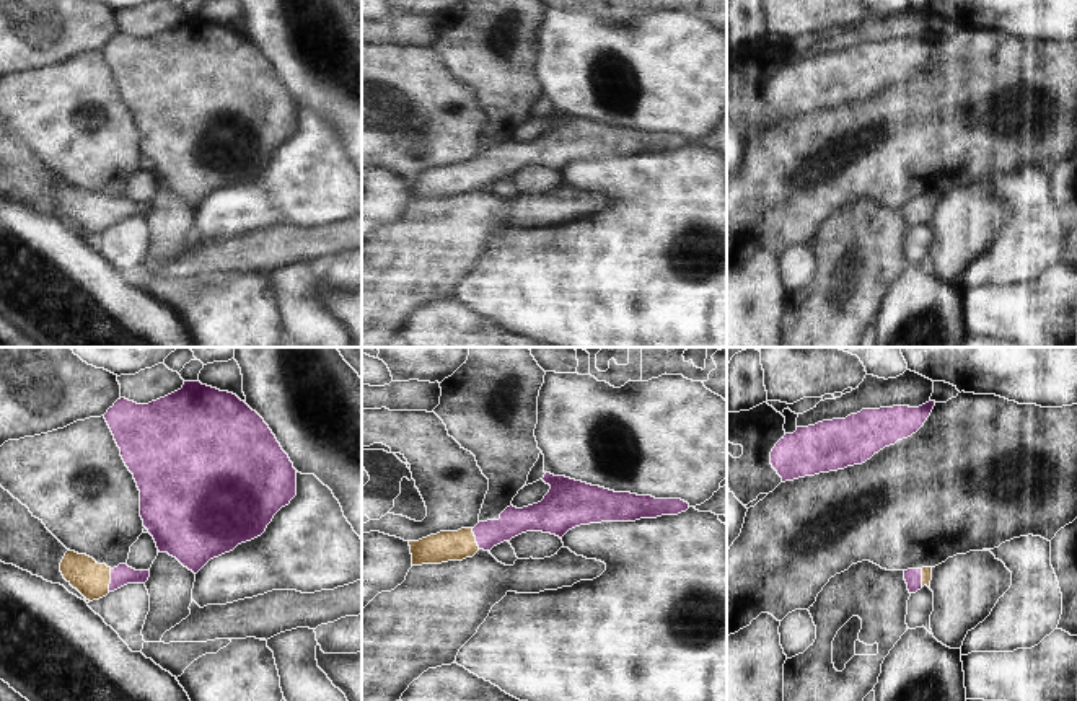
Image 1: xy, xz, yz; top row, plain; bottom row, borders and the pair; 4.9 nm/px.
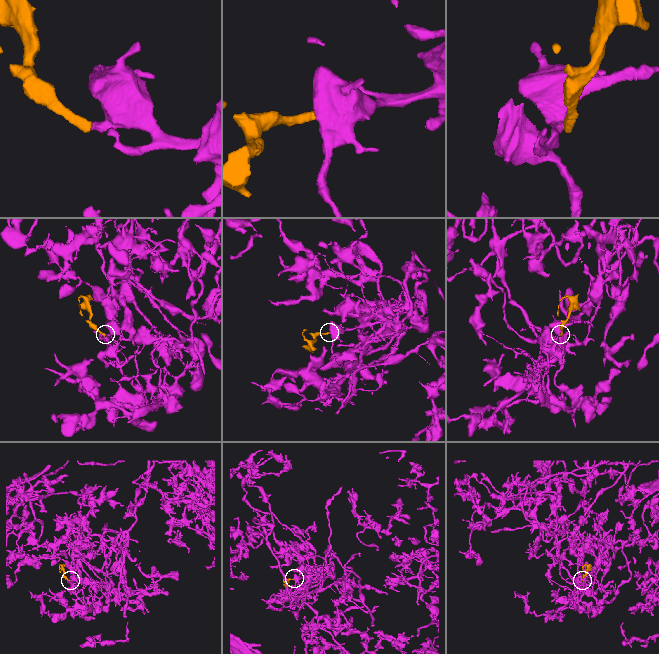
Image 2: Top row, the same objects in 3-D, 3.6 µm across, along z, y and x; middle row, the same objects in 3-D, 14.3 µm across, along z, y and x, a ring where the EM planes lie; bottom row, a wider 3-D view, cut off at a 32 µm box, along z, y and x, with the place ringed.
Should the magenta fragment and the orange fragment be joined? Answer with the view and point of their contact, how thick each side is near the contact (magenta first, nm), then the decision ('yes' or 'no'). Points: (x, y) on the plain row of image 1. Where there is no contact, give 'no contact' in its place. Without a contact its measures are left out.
xy (111, 216) | 100/170 nm | yes

